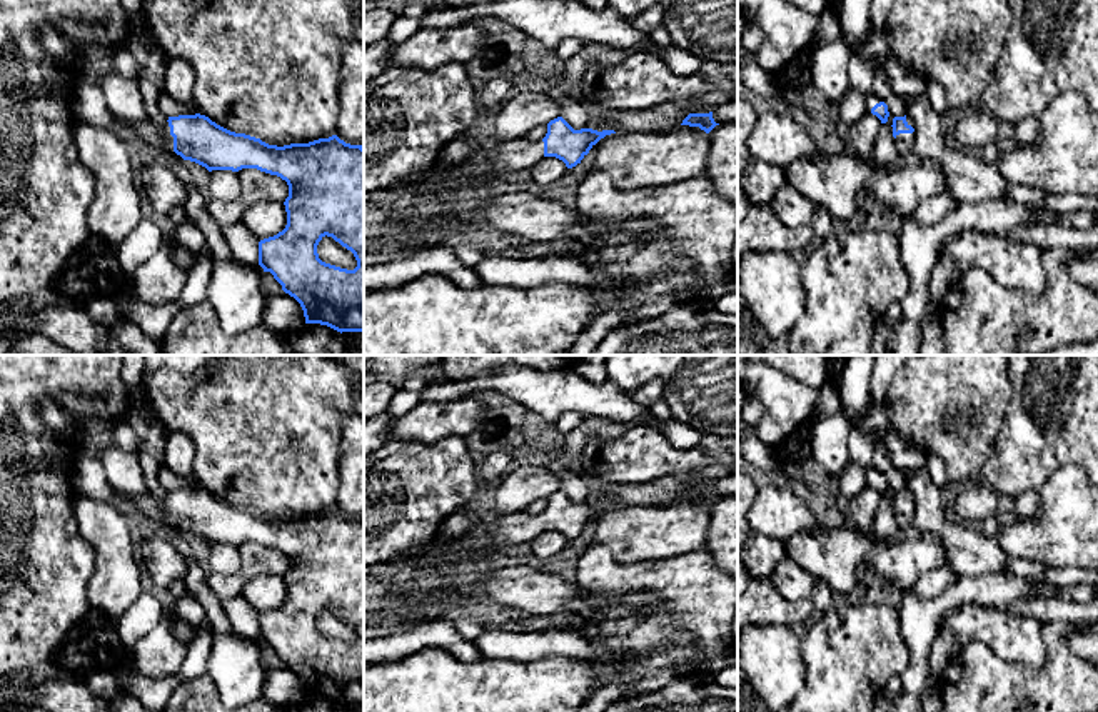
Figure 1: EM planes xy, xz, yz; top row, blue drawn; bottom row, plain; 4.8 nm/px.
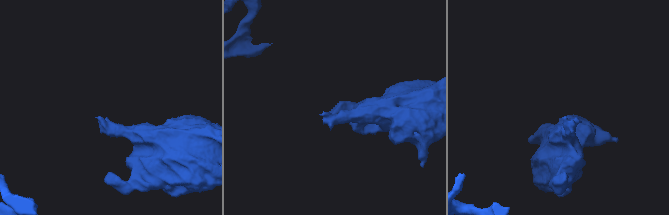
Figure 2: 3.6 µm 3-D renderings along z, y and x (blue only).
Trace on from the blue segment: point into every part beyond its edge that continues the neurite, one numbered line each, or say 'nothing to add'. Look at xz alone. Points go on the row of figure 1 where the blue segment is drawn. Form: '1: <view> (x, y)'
1: xz (491, 160)

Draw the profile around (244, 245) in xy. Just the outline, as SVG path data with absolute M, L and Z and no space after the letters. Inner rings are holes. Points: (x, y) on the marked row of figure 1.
M242 222L222 228L222 233L232 257L245 263L259 265L259 240Z

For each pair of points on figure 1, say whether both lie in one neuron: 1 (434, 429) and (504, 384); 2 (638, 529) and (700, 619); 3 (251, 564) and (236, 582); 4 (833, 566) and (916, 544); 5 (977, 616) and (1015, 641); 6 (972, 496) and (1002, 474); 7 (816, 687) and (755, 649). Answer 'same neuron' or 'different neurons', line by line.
1: different neurons
2: different neurons
3: same neuron
4: same neuron
5: same neuron
6: different neurons
7: different neurons

